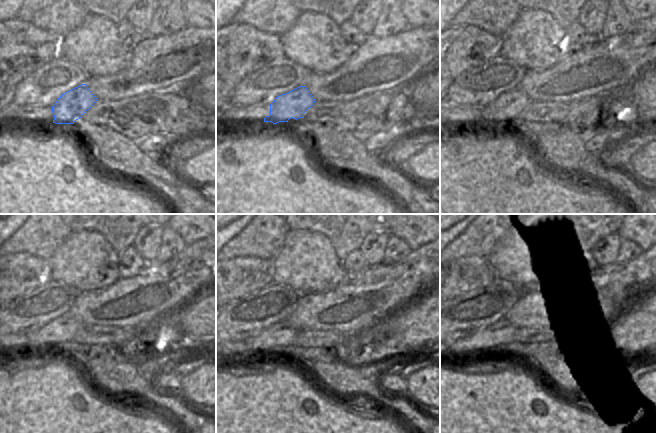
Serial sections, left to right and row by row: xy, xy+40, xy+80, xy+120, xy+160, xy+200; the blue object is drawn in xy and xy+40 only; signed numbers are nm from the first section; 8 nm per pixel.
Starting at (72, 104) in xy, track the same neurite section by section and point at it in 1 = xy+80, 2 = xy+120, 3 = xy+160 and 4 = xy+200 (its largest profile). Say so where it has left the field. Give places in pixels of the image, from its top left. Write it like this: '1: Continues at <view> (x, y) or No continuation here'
1: Continues at xy+80 (508, 105)
2: Continues at xy+120 (63, 328)
3: Continues at xy+160 (281, 333)
4: Continues at xy+200 (484, 341)

